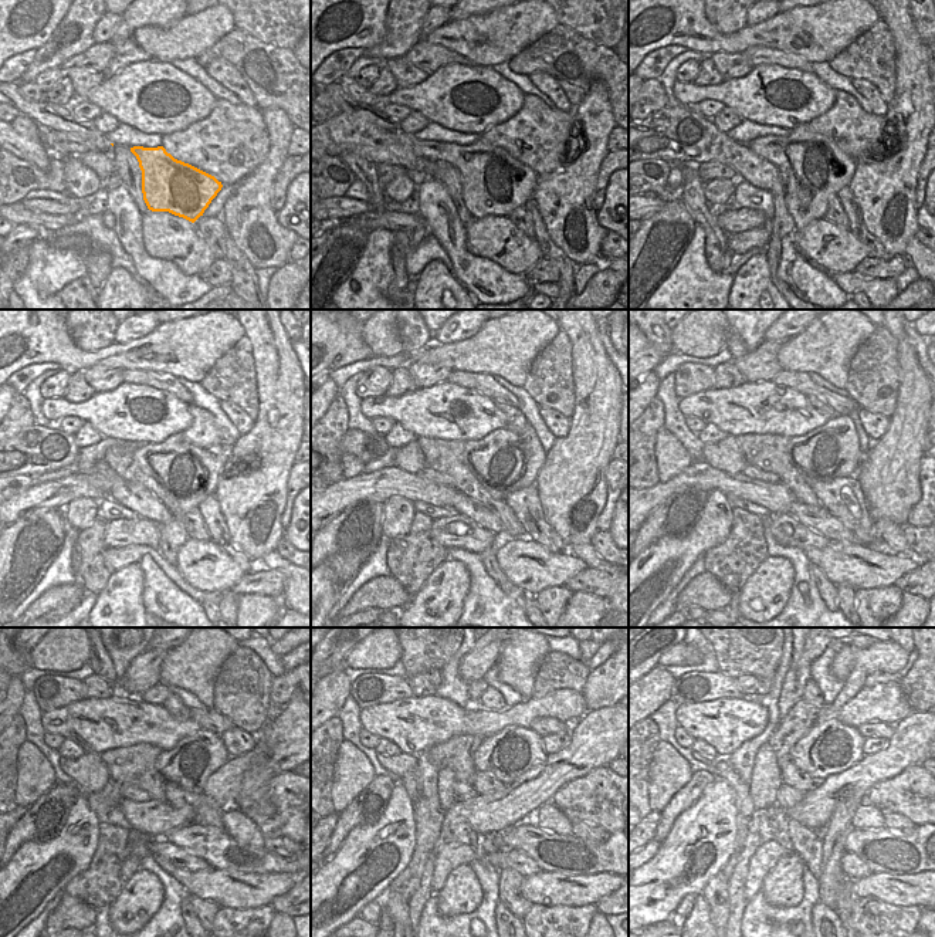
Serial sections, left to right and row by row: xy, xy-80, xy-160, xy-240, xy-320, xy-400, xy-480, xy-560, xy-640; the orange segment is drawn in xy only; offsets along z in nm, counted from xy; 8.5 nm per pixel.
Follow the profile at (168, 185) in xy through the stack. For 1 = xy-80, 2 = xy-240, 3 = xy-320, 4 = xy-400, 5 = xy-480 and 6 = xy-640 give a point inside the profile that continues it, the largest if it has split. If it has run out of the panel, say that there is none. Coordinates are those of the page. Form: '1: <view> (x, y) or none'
1: xy-80 (494, 183)
2: xy-240 (189, 473)
3: xy-320 (504, 460)
4: xy-400 (830, 450)
5: xy-480 (189, 764)
6: xy-640 (829, 747)

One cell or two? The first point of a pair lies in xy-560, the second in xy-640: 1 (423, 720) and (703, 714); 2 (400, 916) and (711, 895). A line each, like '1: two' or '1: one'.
1: one
2: one

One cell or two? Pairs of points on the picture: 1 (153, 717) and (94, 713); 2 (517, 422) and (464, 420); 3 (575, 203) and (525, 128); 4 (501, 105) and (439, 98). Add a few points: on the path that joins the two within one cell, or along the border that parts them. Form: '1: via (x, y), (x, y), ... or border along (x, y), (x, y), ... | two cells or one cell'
1: via (139, 716), (108, 714) | one cell
2: border along (493, 401), (505, 415), (507, 426) | two cells
3: border along (566, 162), (561, 168), (538, 176) | two cells
4: via (485, 118), (480, 124), (471, 115), (454, 107) | one cell

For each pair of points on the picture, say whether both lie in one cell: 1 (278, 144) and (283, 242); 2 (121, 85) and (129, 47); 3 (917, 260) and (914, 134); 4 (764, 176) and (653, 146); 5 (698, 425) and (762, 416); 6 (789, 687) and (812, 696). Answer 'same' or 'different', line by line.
1: same
2: different
3: different
4: same
5: different
6: different

